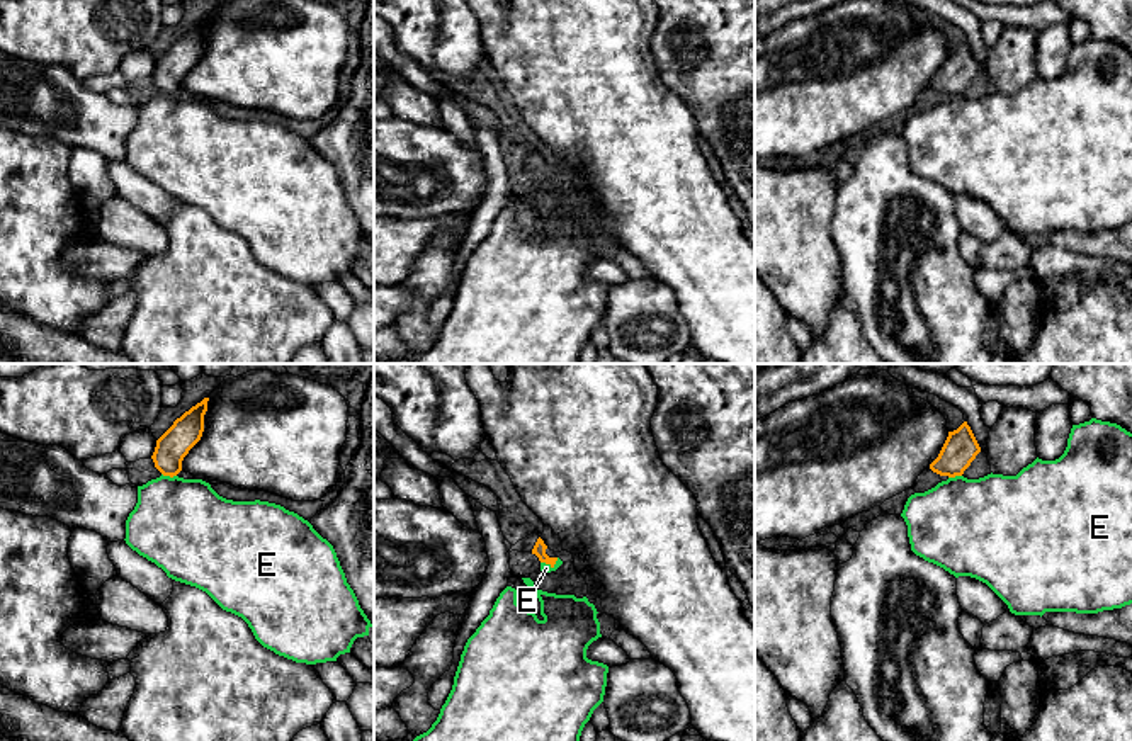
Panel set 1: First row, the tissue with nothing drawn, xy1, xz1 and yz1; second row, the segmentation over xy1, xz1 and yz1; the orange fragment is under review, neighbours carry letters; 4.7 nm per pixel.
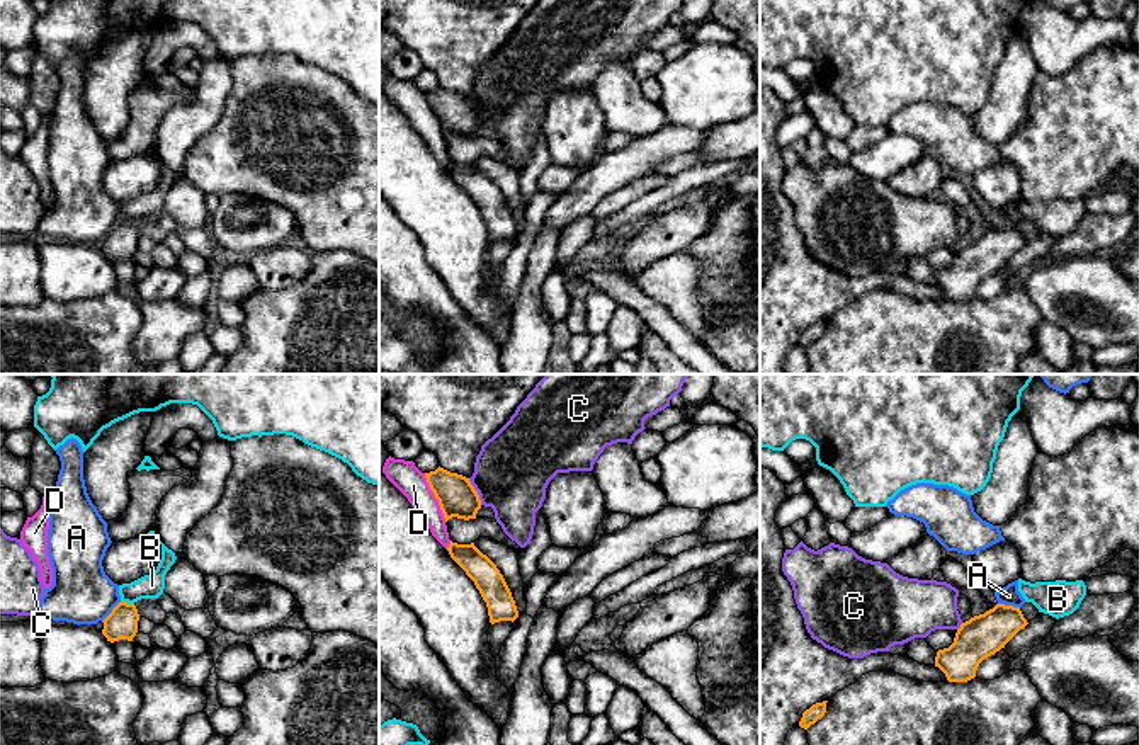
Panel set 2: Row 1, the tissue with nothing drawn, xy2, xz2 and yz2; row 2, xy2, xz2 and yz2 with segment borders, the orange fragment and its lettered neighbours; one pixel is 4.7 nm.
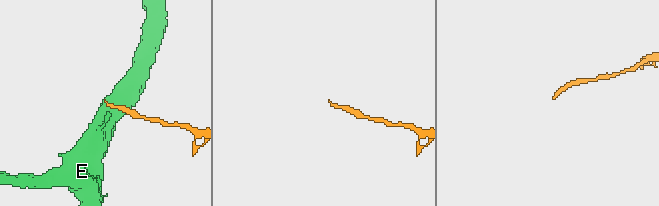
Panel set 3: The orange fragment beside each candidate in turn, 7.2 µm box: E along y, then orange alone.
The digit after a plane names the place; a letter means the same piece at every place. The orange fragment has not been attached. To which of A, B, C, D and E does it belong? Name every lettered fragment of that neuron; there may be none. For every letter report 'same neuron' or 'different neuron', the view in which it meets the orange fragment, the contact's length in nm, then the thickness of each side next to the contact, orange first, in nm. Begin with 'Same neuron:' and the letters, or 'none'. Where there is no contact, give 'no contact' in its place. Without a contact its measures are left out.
Same neuron: none
A: different neuron | yz2 | 110 nm | 200/90 nm
B: different neuron | xy2 | 70 nm | 150/120 nm
C: different neuron | xz2 | 140 nm | 180/360 nm
D: different neuron | xz2 | 260 nm | 180/140 nm
E: different neuron | xy1 | 70 nm | 150/440 nm

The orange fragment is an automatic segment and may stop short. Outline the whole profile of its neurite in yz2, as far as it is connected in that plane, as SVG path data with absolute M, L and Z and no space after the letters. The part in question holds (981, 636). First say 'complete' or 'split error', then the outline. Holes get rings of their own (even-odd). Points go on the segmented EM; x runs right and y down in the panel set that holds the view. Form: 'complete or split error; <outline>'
complete; M996 604L960 624L954 643L937 651L935 667L945 674L949 682L967 682L976 677L984 658L1005 648L1027 624L1020 607Z

